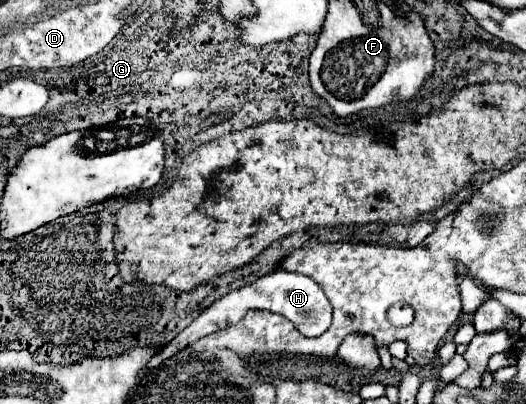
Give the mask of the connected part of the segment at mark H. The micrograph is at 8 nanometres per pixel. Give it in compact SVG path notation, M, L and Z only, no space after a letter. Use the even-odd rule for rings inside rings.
M275 271L275 273L259 277L255 283L245 285L245 287L241 287L241 289L221 297L219 301L215 301L209 309L205 309L201 313L201 317L197 317L197 321L193 321L193 325L185 327L169 345L165 345L161 349L161 353L157 353L149 361L149 367L159 367L165 359L173 357L181 349L185 349L189 343L193 343L193 341L197 341L197 339L217 331L217 329L223 329L227 325L237 323L249 309L267 309L271 313L285 315L289 321L293 321L293 325L305 337L319 337L331 325L331 303L329 303L325 293L319 289L319 285L311 277L299 275L299 273L289 273L289 271Z

